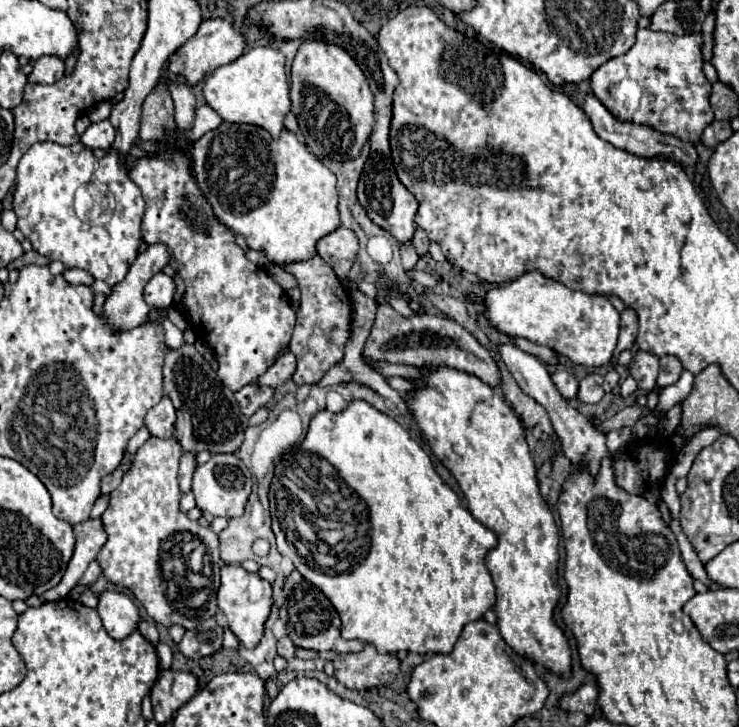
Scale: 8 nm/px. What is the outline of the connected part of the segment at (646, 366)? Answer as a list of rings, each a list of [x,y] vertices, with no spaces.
[[[638,351],[634,361],[630,363],[630,375],[636,379],[638,387],[642,391],[654,391],[656,389],[656,377],[658,377],[658,357],[652,353]]]

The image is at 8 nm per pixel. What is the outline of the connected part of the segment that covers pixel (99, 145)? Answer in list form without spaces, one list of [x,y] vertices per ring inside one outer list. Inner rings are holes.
[[[104,119],[104,121],[92,123],[92,125],[86,129],[86,133],[80,137],[80,143],[82,143],[84,147],[92,149],[92,151],[96,151],[96,149],[104,149],[104,151],[106,151],[106,149],[112,145],[114,135],[116,135],[116,131],[114,131],[112,123],[110,123],[108,119]]]

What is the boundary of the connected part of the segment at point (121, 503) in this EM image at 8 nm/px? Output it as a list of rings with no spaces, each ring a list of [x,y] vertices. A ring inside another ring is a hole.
[[[150,437],[136,453],[130,469],[124,473],[120,485],[110,493],[108,509],[102,515],[102,527],[106,531],[106,543],[96,555],[98,565],[102,567],[102,573],[106,581],[112,585],[130,591],[142,607],[148,611],[148,615],[162,623],[164,627],[170,627],[174,623],[182,625],[184,629],[198,627],[204,619],[210,619],[218,607],[216,607],[216,591],[220,585],[220,539],[210,527],[202,527],[188,519],[184,511],[180,511],[180,485],[178,485],[178,463],[180,463],[182,447],[180,443],[170,439],[158,439]],[[174,539],[176,541],[202,541],[206,545],[206,557],[210,557],[210,583],[204,583],[204,589],[196,589],[192,595],[180,599],[180,607],[176,609],[176,601],[170,601],[168,597],[168,585],[160,571],[160,551],[164,549],[164,543]]]

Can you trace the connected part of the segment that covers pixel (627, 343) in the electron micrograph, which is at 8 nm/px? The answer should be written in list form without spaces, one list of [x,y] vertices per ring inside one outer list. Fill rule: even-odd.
[[[624,309],[622,311],[622,319],[620,319],[620,337],[618,337],[618,345],[612,357],[612,365],[618,363],[618,357],[624,349],[632,349],[634,341],[638,335],[638,317],[632,309]]]

